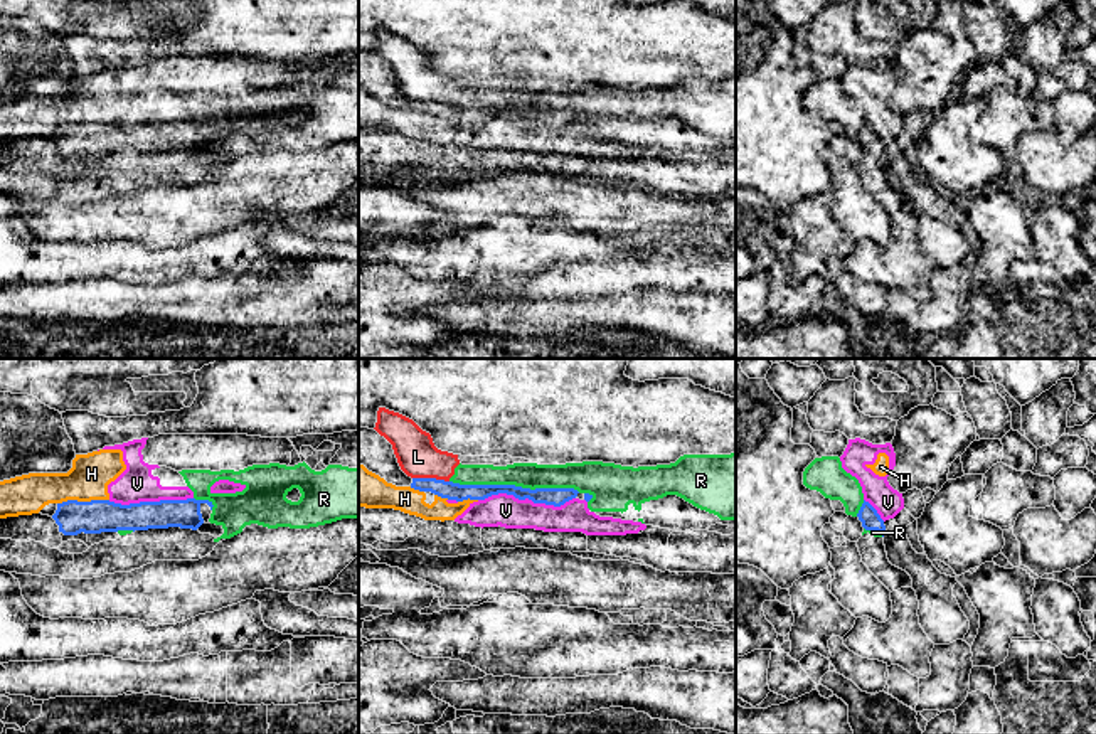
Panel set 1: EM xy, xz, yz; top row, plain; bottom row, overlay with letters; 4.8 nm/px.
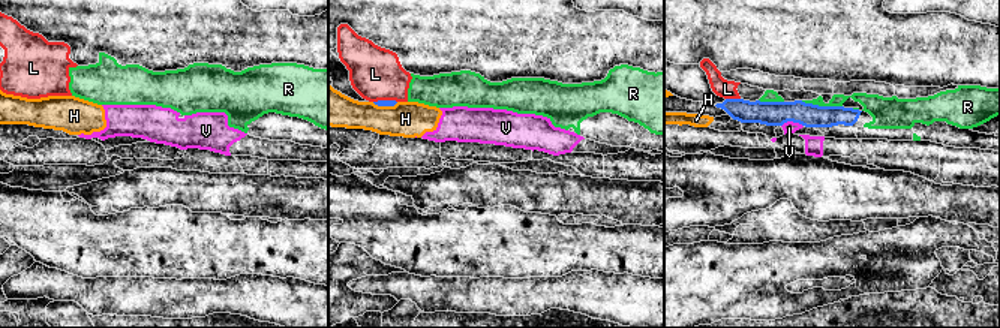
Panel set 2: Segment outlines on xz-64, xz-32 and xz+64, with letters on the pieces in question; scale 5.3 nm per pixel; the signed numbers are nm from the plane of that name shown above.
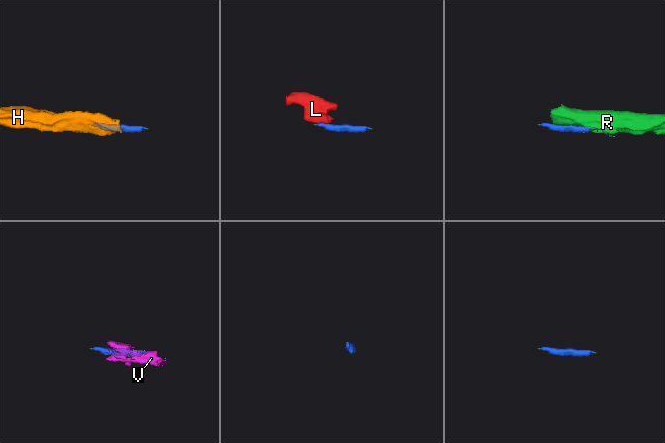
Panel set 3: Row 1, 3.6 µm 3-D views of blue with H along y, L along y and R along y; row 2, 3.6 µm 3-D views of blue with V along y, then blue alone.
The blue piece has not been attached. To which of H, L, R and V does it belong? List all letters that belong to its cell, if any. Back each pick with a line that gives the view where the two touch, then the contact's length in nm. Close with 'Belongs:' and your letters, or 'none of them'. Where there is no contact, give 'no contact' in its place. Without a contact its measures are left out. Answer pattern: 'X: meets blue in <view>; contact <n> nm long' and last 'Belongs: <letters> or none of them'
Belongs: none of them

